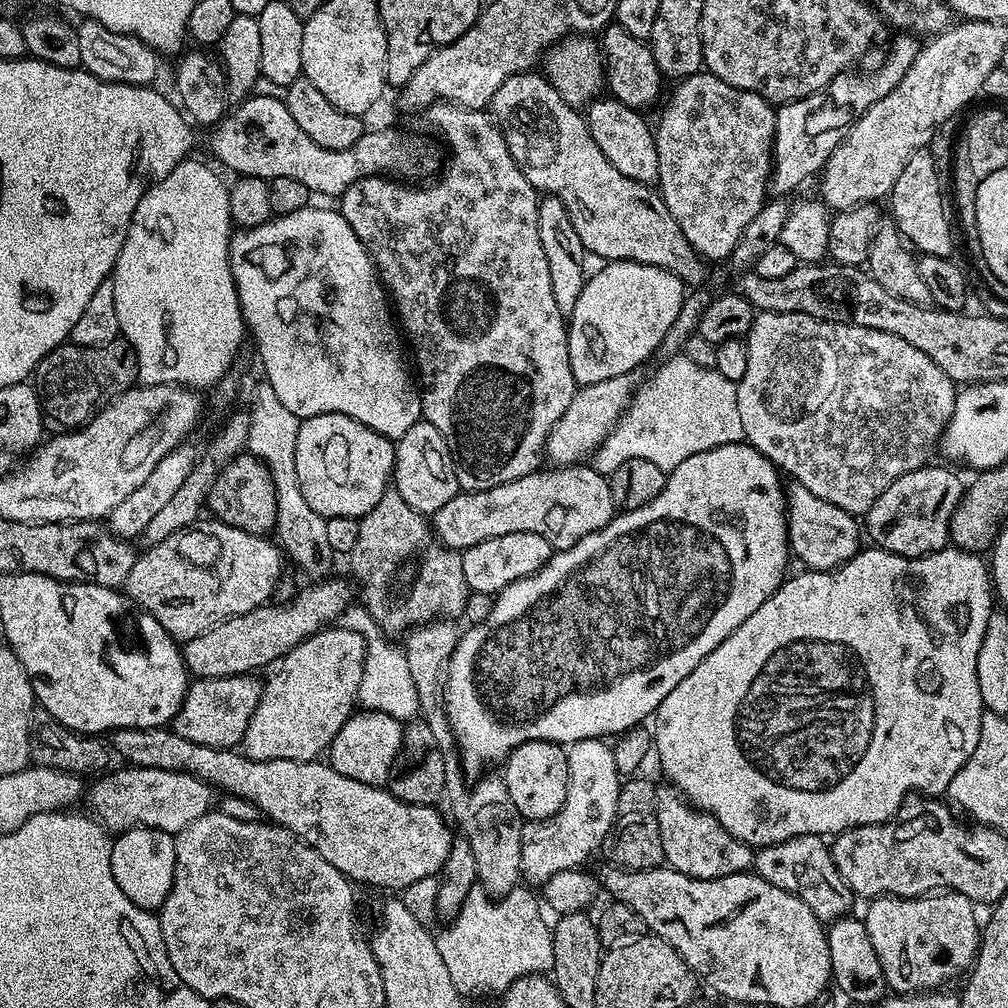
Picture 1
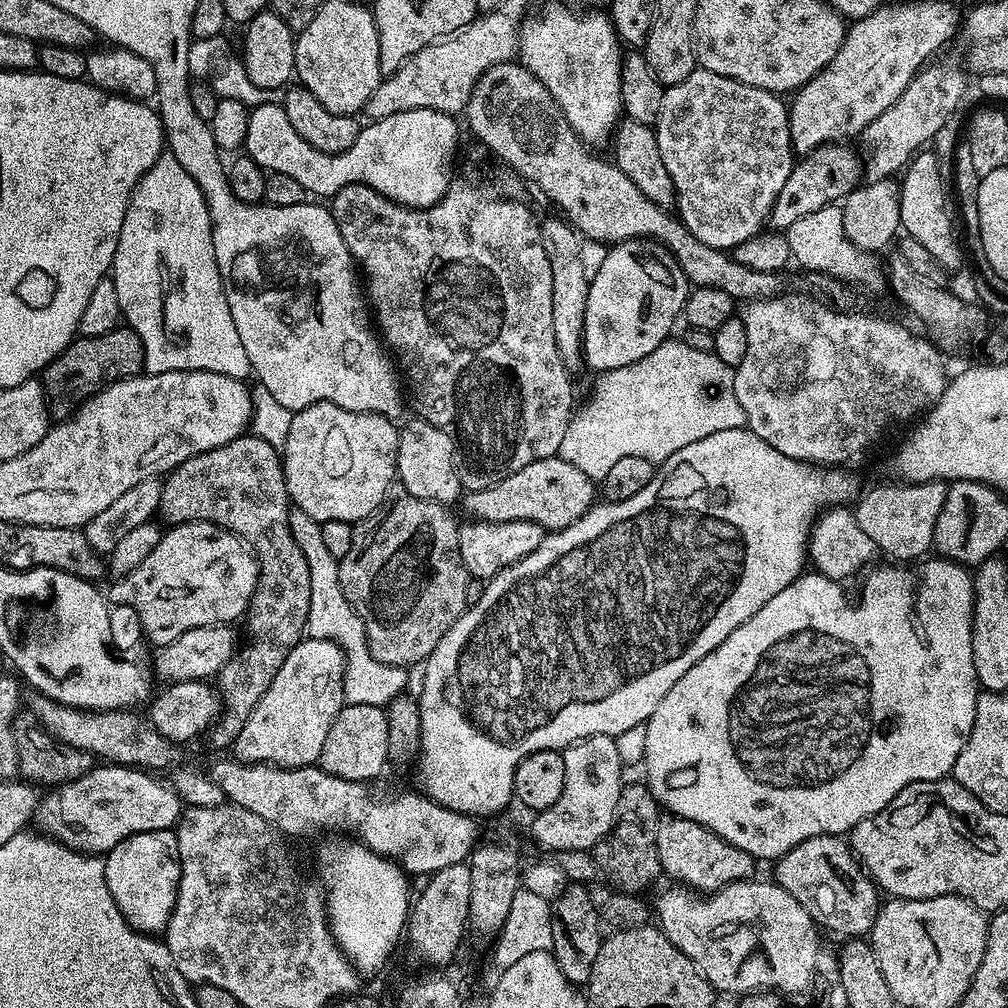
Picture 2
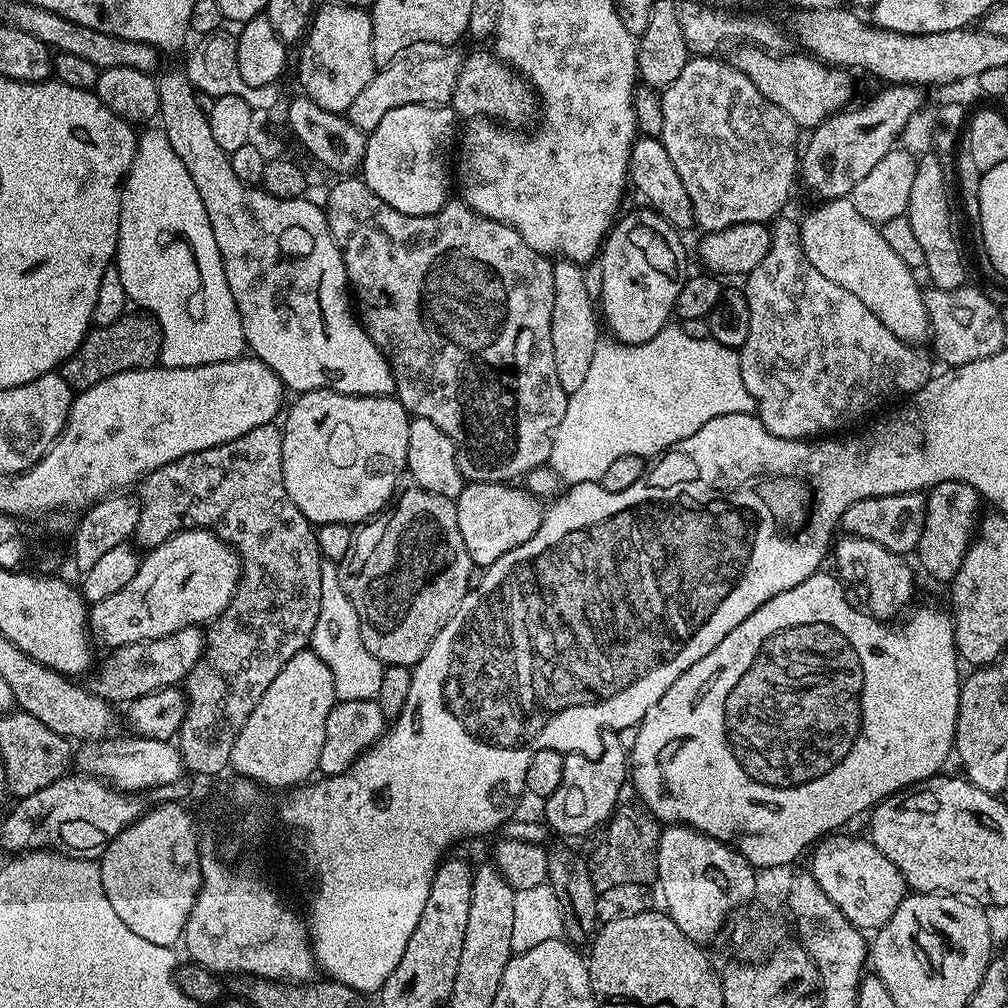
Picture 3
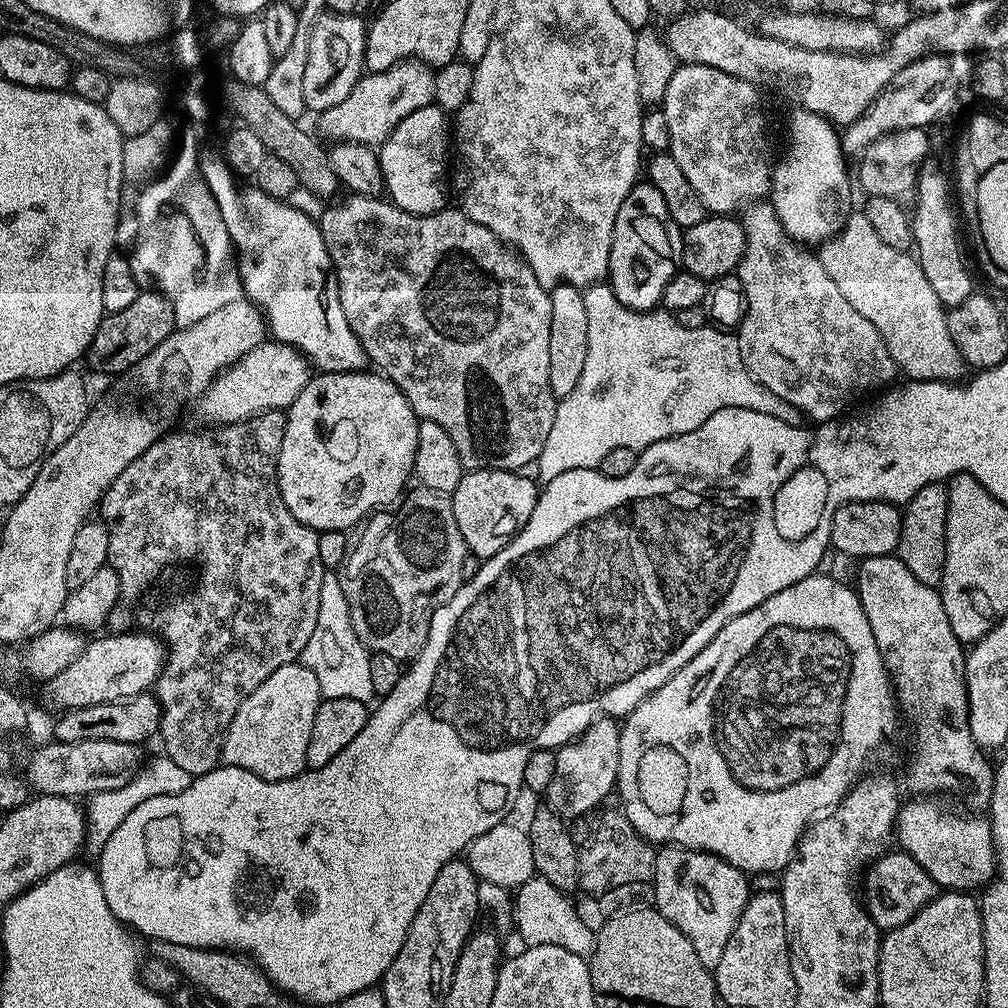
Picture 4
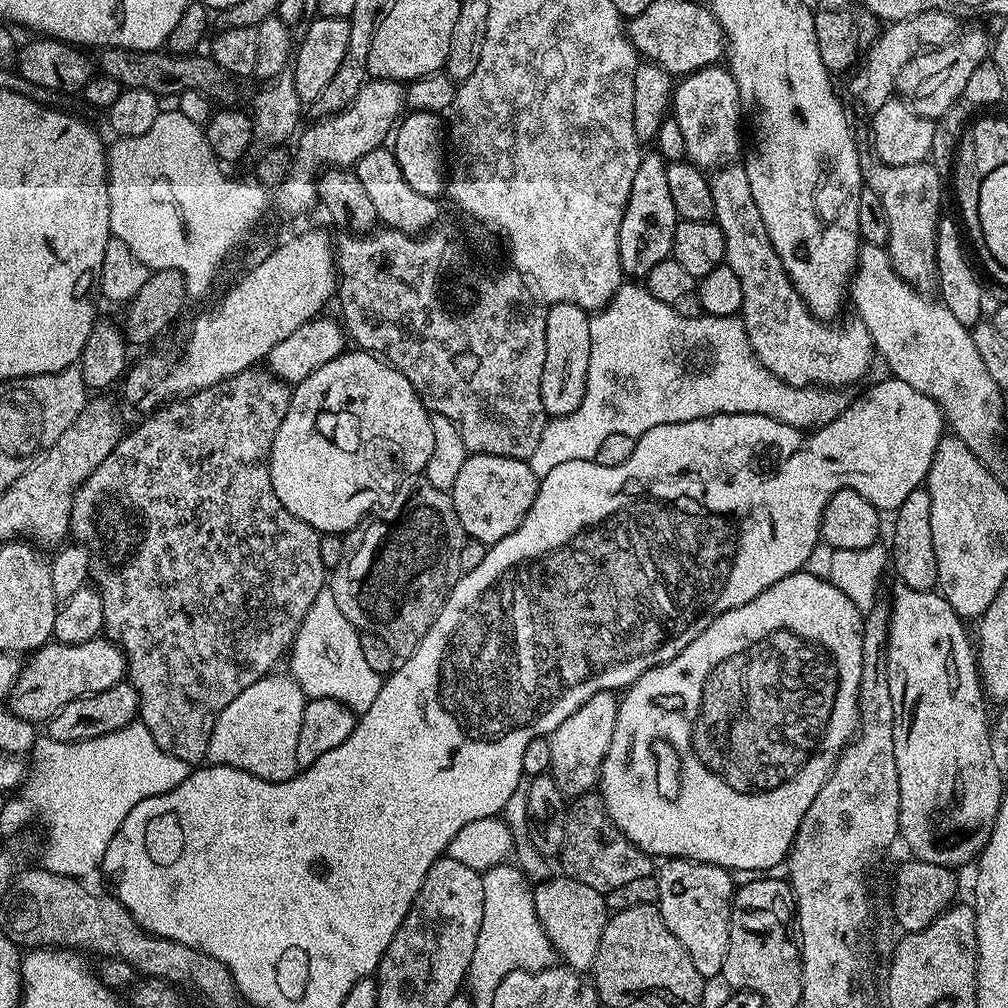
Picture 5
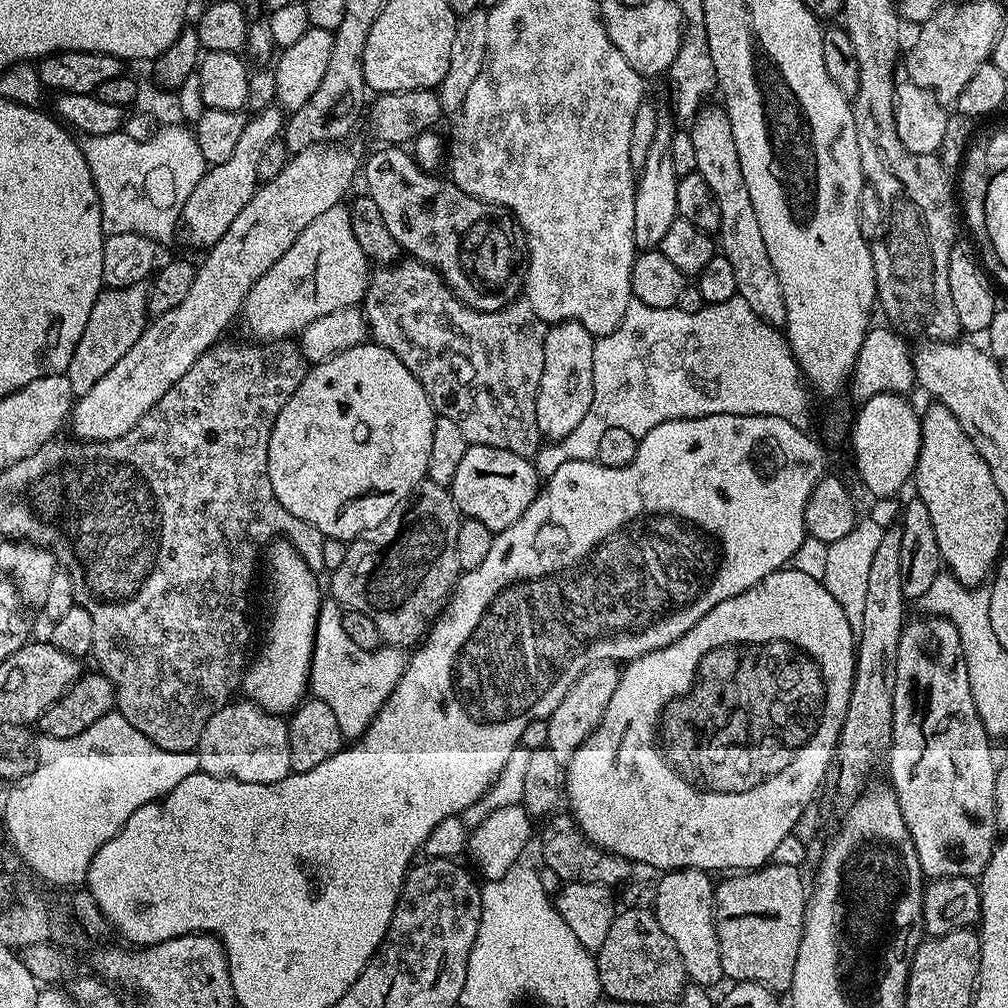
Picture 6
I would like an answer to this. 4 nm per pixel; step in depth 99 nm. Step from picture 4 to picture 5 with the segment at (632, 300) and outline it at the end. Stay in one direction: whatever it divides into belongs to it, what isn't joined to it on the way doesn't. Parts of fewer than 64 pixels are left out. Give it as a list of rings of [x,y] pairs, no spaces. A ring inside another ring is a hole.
[[[648,151],[641,155],[638,162],[638,171],[634,173],[634,186],[630,186],[630,198],[626,202],[626,210],[620,227],[620,237],[618,238],[622,270],[625,277],[628,278],[647,278],[650,270],[654,270],[654,266],[658,266],[660,262],[671,257],[674,230],[678,223],[674,198],[670,198],[670,182],[666,182],[668,164],[659,151]]]

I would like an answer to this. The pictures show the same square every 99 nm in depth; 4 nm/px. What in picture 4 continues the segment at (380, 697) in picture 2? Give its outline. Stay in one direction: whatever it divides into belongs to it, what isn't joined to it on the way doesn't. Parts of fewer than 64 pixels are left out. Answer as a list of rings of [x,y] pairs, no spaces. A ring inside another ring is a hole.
[[[326,582],[322,586],[322,594],[318,597],[318,626],[314,626],[310,642],[306,642],[302,662],[314,672],[314,678],[318,678],[323,699],[354,698],[365,702],[373,699],[370,653],[354,630],[350,618],[350,596],[344,593],[342,585]]]

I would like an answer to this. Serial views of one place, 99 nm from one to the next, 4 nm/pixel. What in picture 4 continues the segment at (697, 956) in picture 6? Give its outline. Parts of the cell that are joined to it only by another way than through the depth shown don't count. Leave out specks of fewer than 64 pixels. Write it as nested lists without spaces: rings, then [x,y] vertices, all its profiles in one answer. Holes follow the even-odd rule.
[[[664,846],[656,854],[654,907],[694,946],[702,966],[714,970],[726,951],[726,942],[734,934],[742,910],[748,904],[749,877],[713,852],[699,852],[693,848]]]

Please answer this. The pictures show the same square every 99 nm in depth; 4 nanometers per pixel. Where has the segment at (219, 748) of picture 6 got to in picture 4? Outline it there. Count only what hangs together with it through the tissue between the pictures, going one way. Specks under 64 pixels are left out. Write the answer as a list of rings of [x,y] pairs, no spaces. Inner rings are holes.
[[[303,662],[278,666],[254,694],[250,694],[238,706],[230,726],[224,731],[224,745],[220,751],[221,761],[227,767],[250,770],[263,780],[289,780],[306,768],[306,746],[310,746],[310,730],[314,730],[314,714],[318,714],[321,702],[318,678]]]

